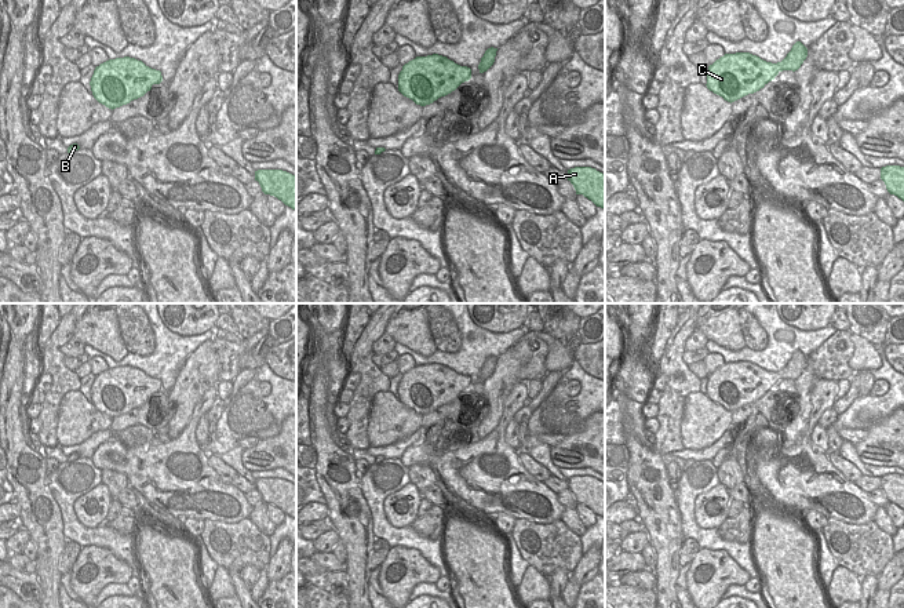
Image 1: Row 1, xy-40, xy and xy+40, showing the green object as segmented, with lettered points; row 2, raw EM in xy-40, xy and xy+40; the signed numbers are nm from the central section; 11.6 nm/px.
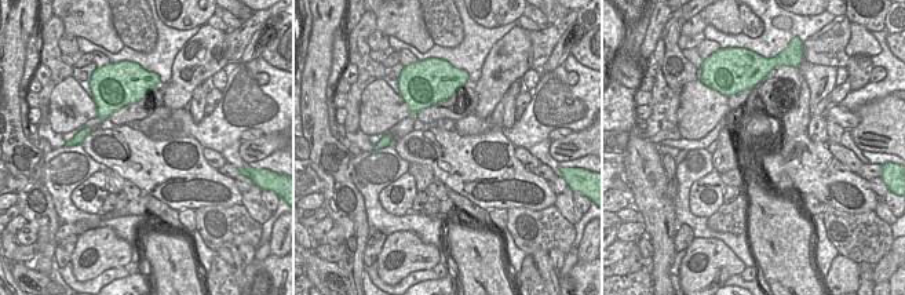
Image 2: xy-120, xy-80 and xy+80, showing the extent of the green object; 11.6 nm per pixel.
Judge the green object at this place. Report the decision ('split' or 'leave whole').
leave whole

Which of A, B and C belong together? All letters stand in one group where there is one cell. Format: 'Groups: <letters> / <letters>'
Groups: A B C.

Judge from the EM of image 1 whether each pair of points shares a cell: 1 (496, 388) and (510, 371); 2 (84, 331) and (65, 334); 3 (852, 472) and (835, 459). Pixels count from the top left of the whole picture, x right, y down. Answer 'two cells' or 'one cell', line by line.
1: one cell
2: two cells
3: one cell

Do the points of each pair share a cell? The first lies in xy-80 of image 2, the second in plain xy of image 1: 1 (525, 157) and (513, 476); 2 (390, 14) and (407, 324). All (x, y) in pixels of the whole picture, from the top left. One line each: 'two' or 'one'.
1: two
2: one

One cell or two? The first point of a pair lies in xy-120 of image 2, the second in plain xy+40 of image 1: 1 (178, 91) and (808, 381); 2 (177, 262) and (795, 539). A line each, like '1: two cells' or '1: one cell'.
1: one cell
2: one cell

